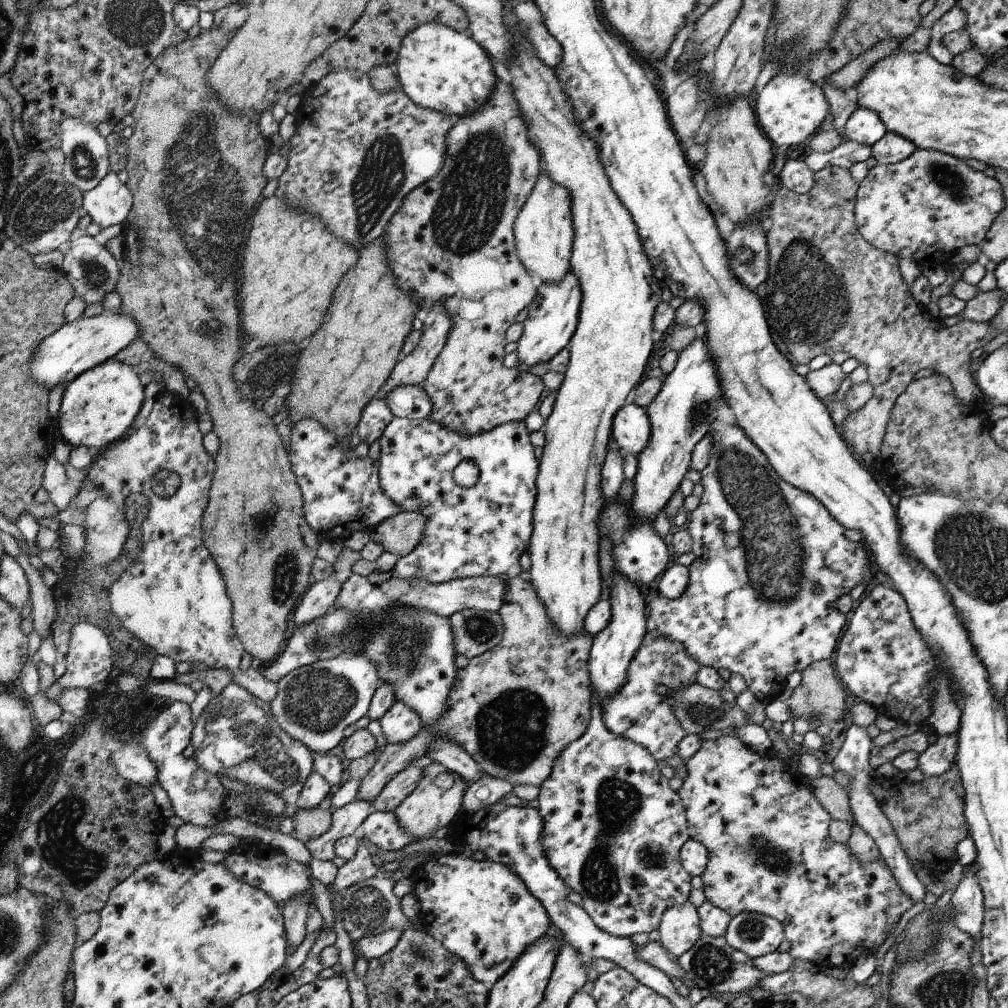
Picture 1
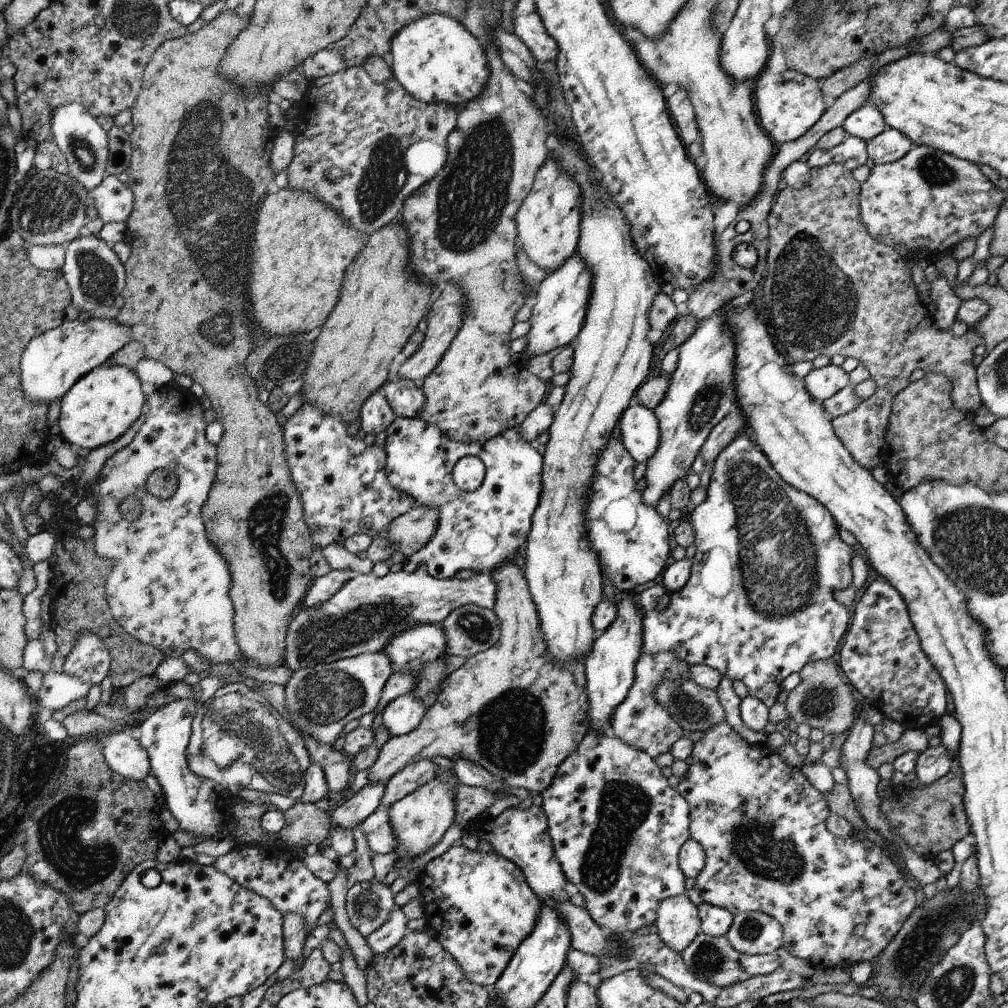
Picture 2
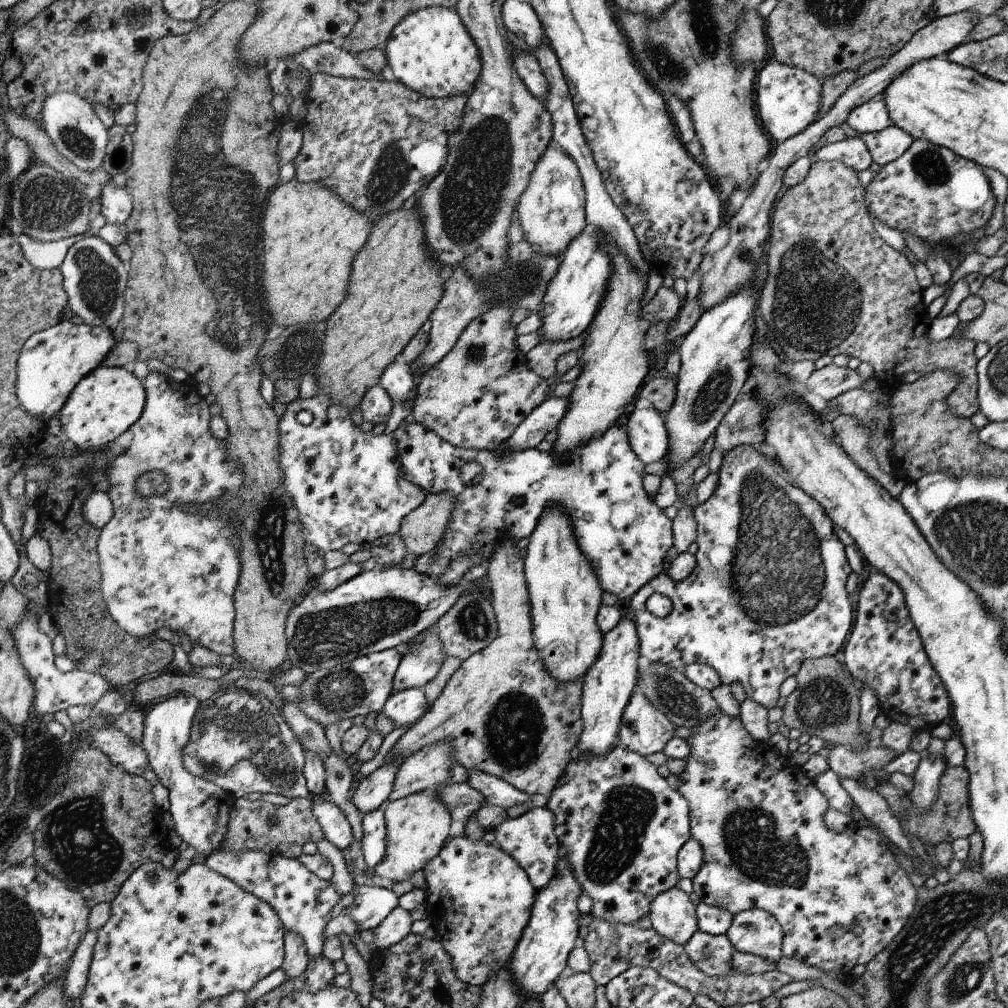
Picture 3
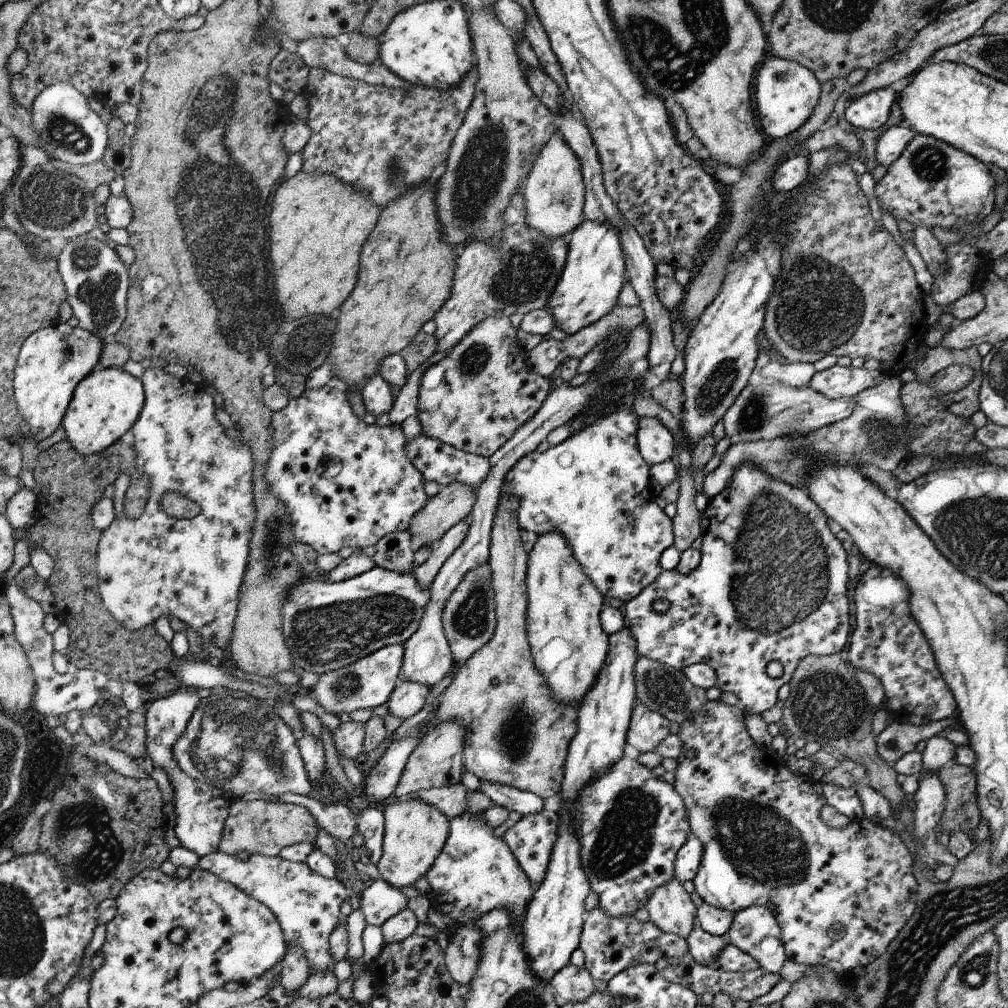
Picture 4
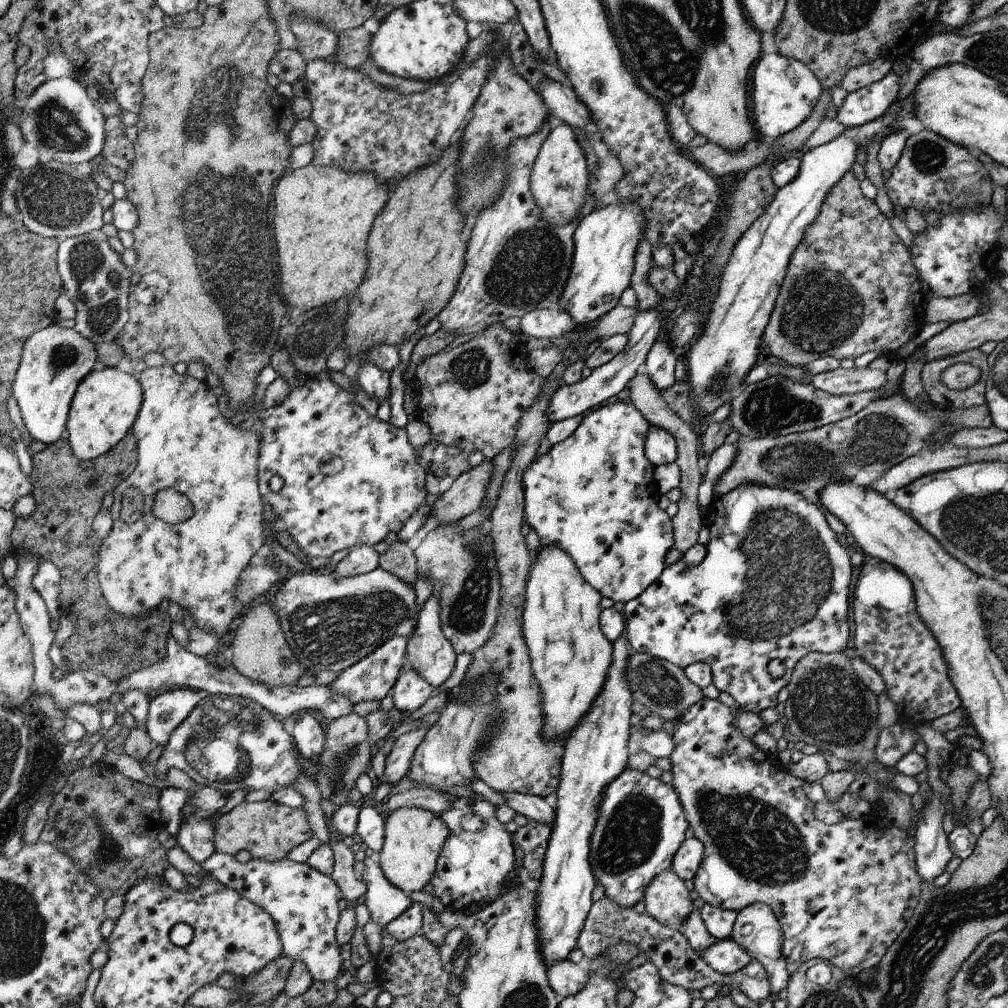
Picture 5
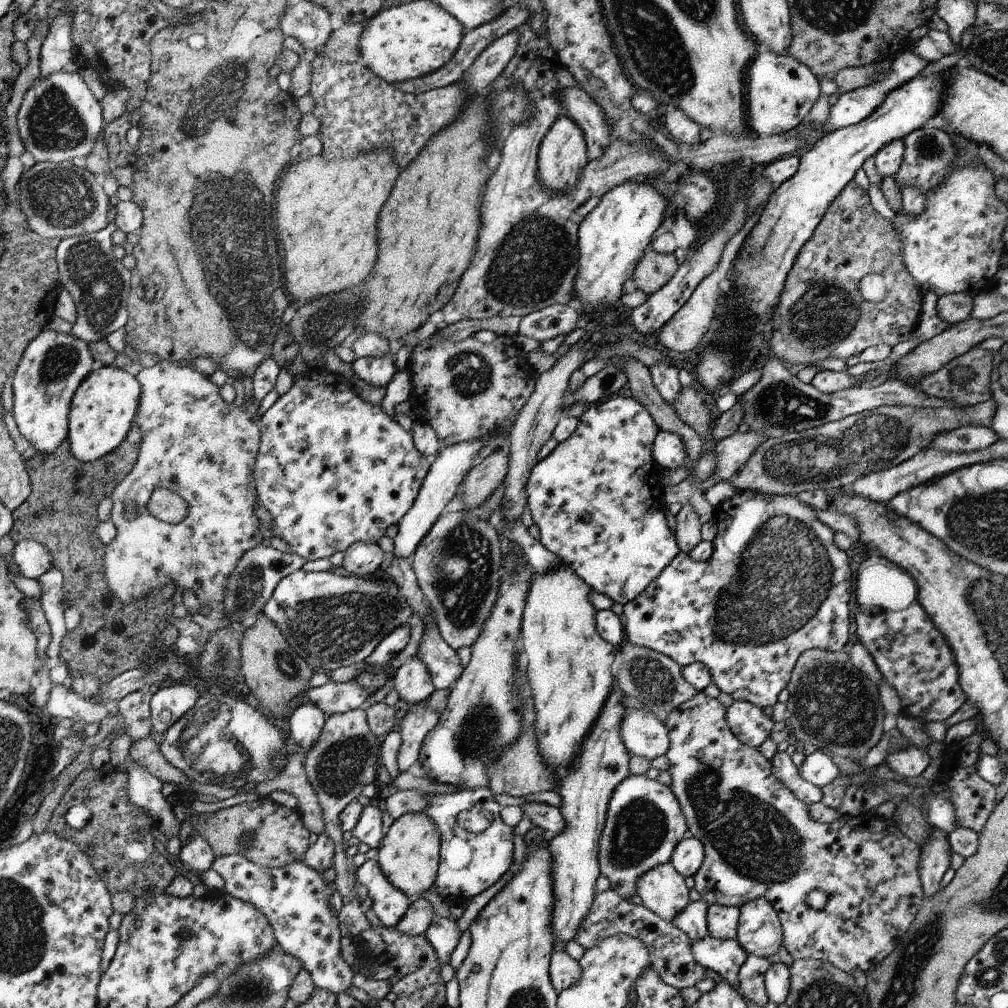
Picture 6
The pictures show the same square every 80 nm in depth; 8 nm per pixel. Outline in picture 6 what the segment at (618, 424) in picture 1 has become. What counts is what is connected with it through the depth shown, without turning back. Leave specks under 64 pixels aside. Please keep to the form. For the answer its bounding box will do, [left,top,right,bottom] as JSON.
[652,431,686,469]

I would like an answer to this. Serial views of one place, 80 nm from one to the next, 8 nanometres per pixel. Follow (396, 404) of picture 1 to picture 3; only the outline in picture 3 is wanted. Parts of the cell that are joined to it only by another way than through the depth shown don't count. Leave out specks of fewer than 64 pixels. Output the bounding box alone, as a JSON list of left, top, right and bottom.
[381,362,417,404]

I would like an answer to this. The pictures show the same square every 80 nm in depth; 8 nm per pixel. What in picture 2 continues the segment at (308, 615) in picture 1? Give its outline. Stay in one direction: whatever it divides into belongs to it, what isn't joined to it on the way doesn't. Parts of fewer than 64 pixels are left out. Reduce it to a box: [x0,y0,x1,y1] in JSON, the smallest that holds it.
[303,569,353,608]

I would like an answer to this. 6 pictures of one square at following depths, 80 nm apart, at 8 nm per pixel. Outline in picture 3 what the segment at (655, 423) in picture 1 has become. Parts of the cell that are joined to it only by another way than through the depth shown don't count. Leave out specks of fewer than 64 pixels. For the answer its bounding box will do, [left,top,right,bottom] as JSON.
[662,284,762,468]

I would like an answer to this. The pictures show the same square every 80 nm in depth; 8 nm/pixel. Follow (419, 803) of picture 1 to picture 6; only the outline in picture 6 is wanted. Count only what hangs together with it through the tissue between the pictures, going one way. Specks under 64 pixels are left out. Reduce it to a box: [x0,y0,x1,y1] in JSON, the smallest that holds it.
[377,811,442,897]

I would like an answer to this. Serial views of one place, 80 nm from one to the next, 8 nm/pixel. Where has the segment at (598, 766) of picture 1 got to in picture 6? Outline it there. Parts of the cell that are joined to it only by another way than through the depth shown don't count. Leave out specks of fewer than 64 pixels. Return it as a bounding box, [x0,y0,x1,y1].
[598,774,686,899]

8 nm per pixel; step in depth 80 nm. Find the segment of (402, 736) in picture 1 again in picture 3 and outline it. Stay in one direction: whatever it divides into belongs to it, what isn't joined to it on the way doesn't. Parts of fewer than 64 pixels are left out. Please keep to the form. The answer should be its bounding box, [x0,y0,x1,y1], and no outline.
[384,688,427,728]

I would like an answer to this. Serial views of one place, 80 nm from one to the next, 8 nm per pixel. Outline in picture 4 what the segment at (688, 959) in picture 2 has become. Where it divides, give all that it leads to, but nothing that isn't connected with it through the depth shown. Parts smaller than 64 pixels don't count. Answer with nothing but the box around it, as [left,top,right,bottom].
[686,925,728,968]

